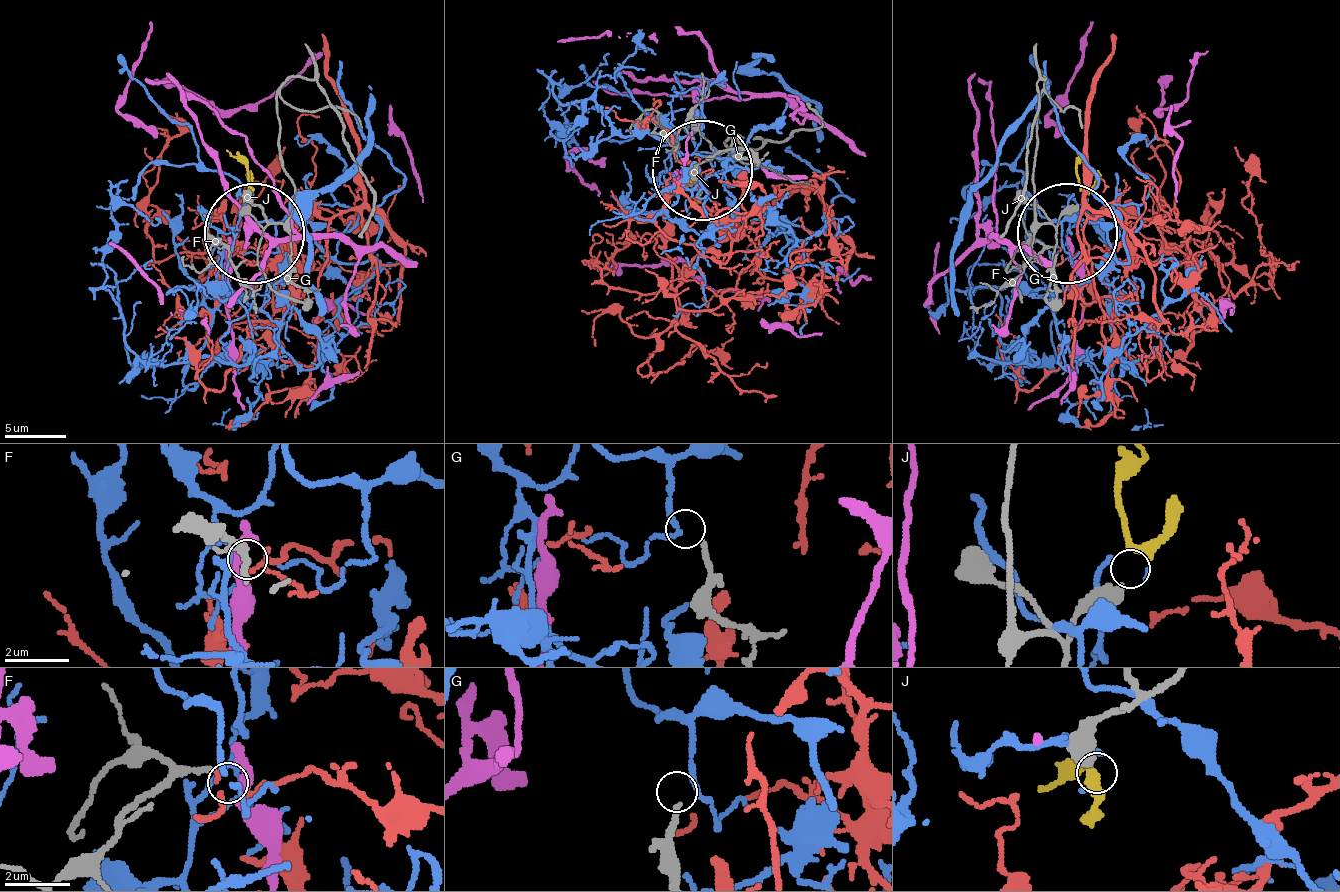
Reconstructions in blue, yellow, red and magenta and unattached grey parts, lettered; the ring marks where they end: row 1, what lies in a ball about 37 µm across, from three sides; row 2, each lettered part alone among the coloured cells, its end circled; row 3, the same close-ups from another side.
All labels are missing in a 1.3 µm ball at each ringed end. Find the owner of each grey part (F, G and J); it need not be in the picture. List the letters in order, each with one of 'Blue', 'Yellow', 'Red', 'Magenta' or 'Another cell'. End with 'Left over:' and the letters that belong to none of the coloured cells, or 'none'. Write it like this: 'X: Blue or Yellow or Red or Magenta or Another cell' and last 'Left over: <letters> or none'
F: Red
G: Blue
J: Yellow
Left over: none

